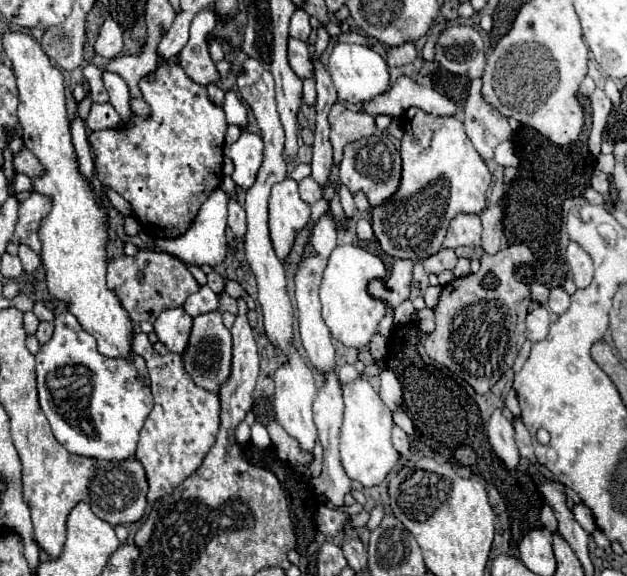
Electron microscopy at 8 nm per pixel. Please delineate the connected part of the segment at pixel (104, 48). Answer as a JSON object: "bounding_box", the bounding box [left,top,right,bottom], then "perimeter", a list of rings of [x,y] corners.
{"bounding_box":[95,19,123,59],"perimeter":[[[107,19],[95,41],[95,53],[105,59],[115,59],[121,53],[121,49],[123,49],[121,27],[113,19]]]}

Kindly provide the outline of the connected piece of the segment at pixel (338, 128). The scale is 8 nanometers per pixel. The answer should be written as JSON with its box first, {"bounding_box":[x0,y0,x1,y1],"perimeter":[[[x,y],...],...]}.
{"bounding_box":[329,103,375,165],"perimeter":[[[335,103],[329,113],[331,125],[331,145],[333,145],[333,161],[339,165],[343,159],[343,147],[351,141],[375,133],[375,119],[363,111],[349,109],[341,103]]]}

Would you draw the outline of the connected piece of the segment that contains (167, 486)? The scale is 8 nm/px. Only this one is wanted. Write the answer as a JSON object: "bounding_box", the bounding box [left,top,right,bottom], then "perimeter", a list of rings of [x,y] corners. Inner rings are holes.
{"bounding_box":[133,331,221,503],"perimeter":[[[137,331],[133,337],[133,353],[141,355],[147,361],[151,393],[155,401],[141,429],[139,447],[135,455],[135,459],[145,467],[149,483],[147,503],[155,503],[159,497],[173,493],[177,485],[181,485],[191,473],[195,473],[195,469],[199,469],[207,451],[215,443],[221,407],[217,393],[211,393],[191,381],[191,375],[183,369],[181,355],[159,355],[143,331]]]}

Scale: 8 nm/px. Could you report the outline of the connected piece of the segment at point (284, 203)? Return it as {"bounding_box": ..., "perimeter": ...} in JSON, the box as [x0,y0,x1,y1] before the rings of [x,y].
{"bounding_box":[269,179,309,261],"perimeter":[[[285,179],[271,189],[269,199],[269,233],[275,255],[285,261],[291,253],[297,233],[309,223],[309,205],[301,201],[297,193],[297,183]]]}

